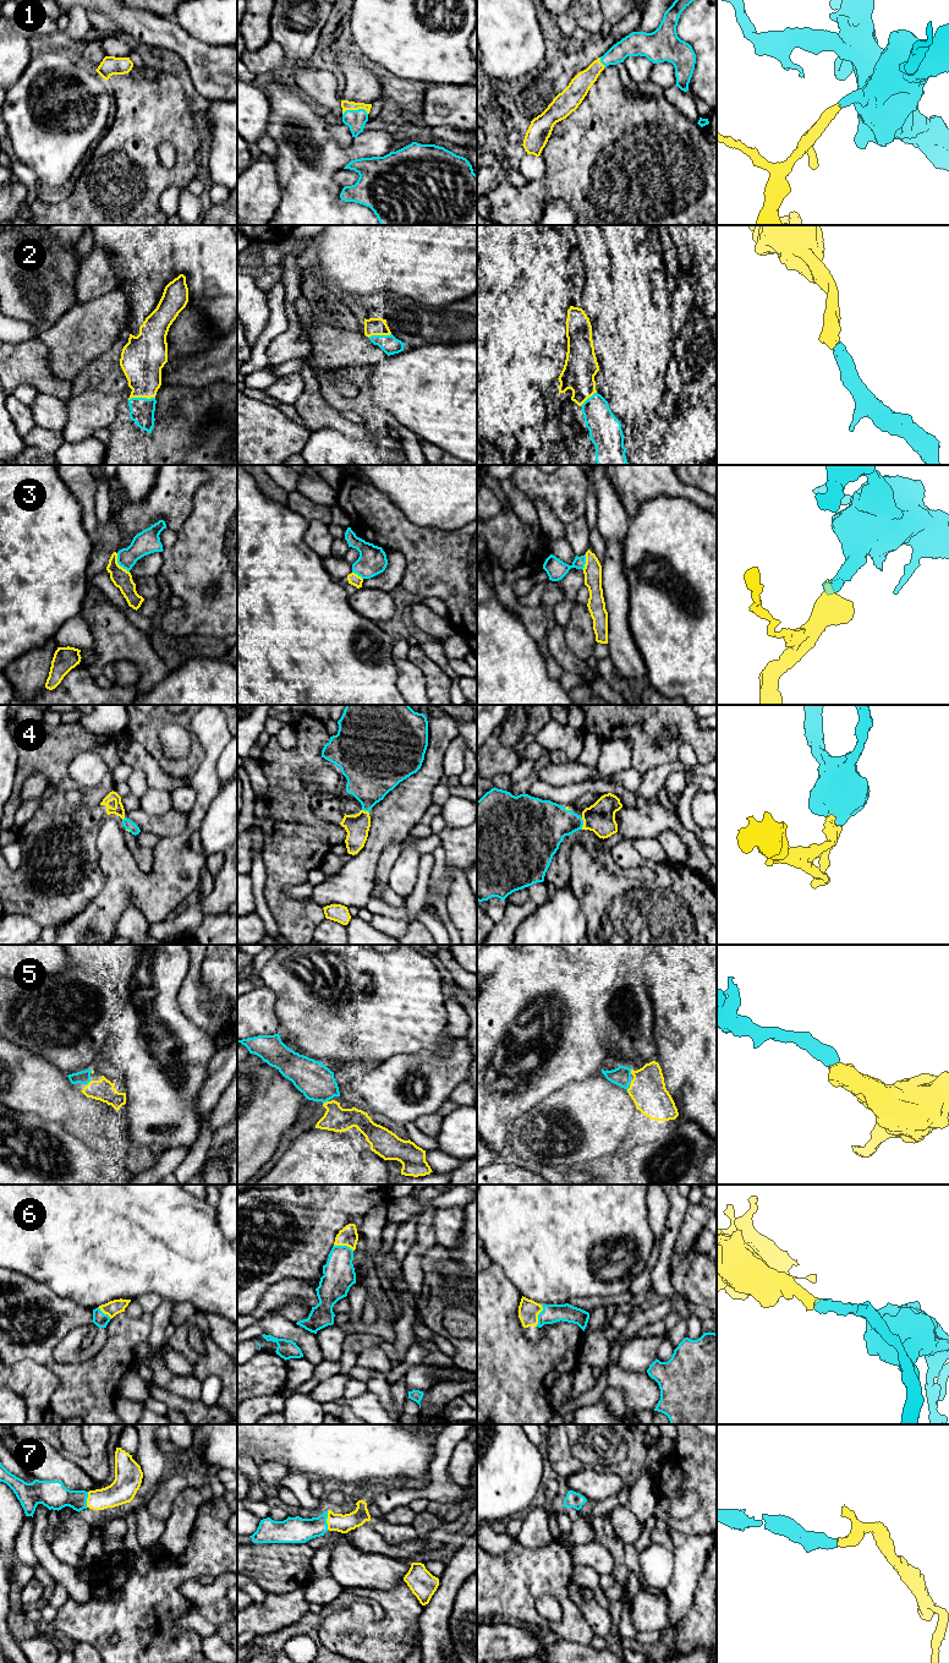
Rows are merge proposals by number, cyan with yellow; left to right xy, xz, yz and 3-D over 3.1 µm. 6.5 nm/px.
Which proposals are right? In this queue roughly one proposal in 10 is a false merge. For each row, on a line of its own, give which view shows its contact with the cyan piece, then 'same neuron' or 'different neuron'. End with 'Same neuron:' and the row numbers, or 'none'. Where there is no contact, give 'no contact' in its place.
1: contact in xz; same neuron
2: contact in xy; same neuron
3: contact in xy; different neuron
4: contact in yz; same neuron
5: contact in xy; same neuron
6: contact in yz; same neuron
7: contact in xz; same neuron
Same neuron: 1, 2, 4, 5, 6, 7

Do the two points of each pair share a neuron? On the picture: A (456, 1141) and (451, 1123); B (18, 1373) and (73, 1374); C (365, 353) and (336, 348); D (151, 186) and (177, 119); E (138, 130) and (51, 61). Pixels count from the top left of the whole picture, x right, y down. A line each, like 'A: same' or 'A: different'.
A: same
B: different
C: same
D: same
E: different

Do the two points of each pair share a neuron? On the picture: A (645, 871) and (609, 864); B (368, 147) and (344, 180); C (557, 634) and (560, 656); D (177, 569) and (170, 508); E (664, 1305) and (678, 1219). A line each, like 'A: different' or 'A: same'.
A: same
B: different
C: same
D: different
E: different

